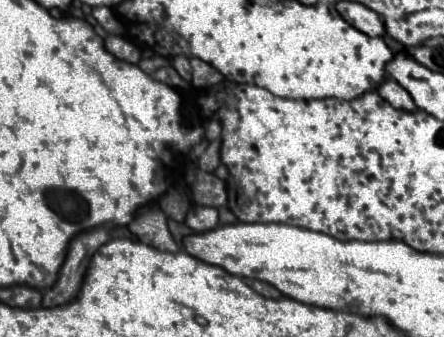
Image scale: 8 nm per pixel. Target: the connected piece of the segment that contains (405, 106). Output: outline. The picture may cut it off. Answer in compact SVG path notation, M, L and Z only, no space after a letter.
M387 79L379 89L379 95L383 95L383 99L387 99L395 109L401 109L401 111L417 111L411 95L395 81L395 79Z

